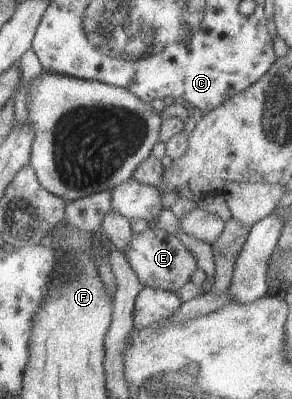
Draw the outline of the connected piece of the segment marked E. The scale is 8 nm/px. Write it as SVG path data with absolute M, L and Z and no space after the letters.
M158 227L149 228L139 234L135 233L133 240L123 250L131 268L137 274L139 282L145 287L163 288L163 290L176 291L190 280L197 262L178 235L170 234Z

